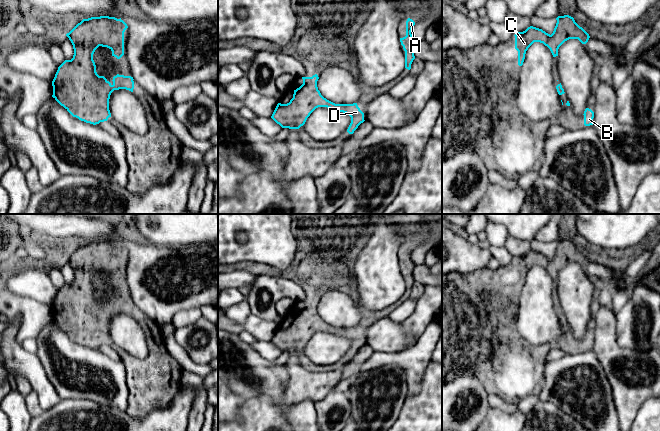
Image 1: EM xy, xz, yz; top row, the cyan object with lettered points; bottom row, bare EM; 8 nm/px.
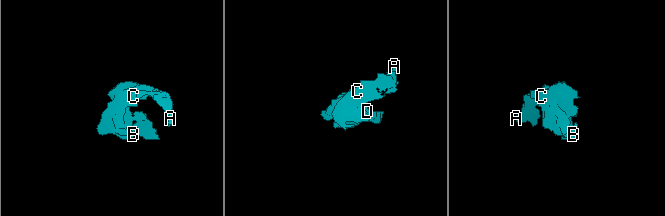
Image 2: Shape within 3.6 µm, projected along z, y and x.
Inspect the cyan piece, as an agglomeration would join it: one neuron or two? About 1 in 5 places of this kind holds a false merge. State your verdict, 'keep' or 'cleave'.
keep

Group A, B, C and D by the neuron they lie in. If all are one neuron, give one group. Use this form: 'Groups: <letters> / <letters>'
Groups: A B C D

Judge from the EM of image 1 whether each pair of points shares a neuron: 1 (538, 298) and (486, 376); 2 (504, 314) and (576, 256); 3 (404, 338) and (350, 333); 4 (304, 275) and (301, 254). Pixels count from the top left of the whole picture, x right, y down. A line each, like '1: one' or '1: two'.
1: two
2: one
3: two
4: one

